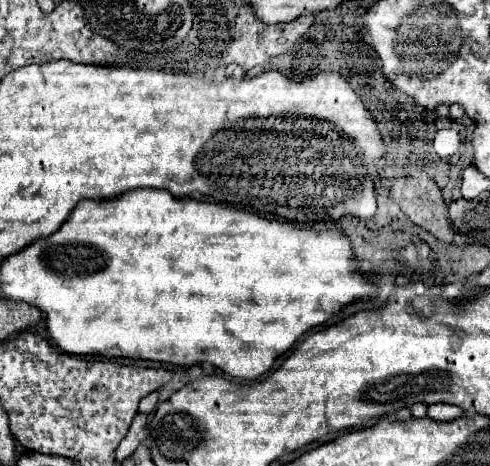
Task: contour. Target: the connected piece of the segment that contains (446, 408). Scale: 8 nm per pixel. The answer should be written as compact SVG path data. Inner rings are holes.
M432 404L432 406L428 406L428 418L440 420L440 422L454 420L454 418L458 418L462 414L464 412L458 406L452 406L452 404Z

